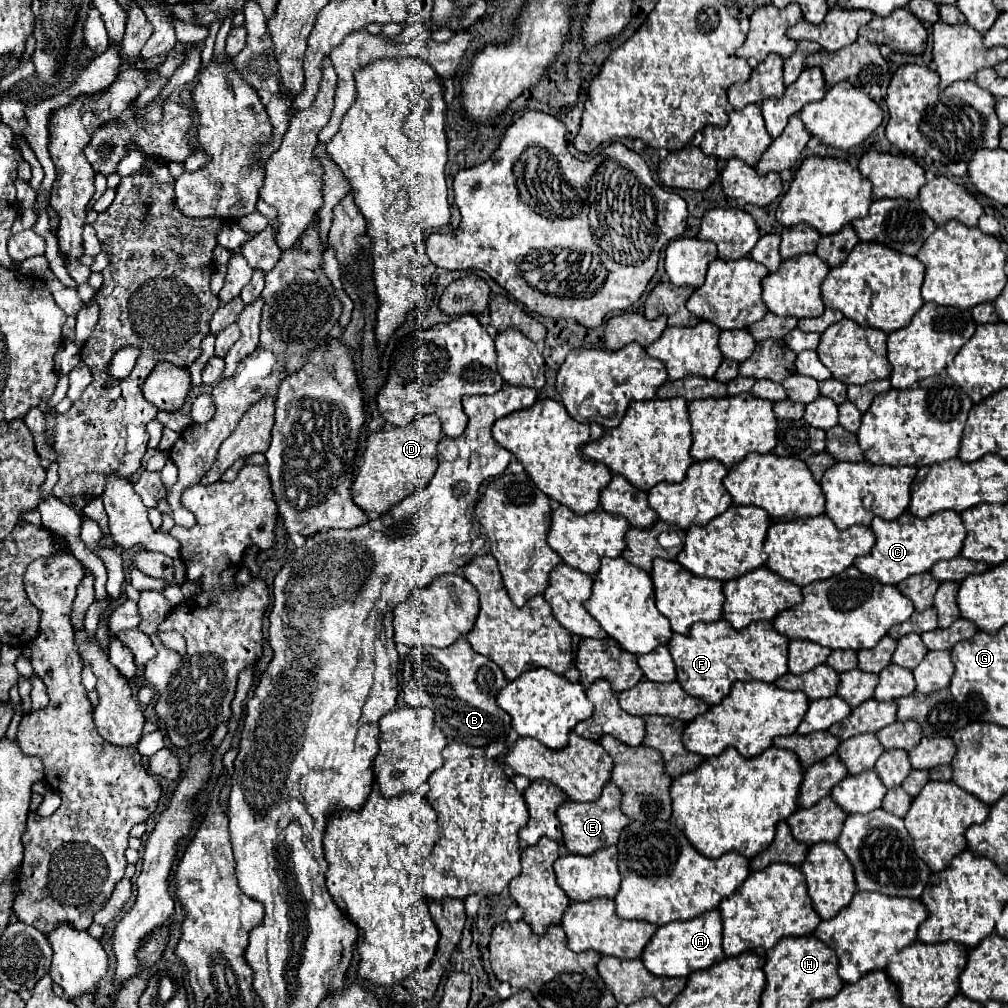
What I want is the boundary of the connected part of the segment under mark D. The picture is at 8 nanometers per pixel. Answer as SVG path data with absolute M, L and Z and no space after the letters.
M420 415L408 427L392 427L390 431L370 433L362 457L364 463L360 465L352 485L352 499L356 505L366 513L384 515L404 497L426 487L438 467L436 445L440 439L442 427L436 415Z

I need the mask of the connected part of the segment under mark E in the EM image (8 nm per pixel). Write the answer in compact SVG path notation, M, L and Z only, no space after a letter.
M610 781L604 787L602 797L598 801L594 801L594 803L566 801L564 805L560 805L556 815L558 815L558 821L560 821L560 829L564 833L566 849L570 853L578 853L578 855L592 855L598 849L616 845L622 829L630 823L630 819L620 809L620 801L622 801L622 791Z

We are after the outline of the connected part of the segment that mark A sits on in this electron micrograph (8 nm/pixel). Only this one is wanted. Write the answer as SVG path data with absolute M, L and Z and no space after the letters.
M708 911L688 921L668 923L658 927L656 935L650 939L642 953L642 961L652 975L658 977L688 977L694 971L708 969L724 959L722 951L722 917L720 911Z

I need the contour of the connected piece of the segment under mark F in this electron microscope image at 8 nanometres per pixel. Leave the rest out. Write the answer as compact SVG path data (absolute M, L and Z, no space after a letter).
M724 619L716 623L696 623L690 627L688 635L674 635L668 649L678 669L676 681L688 695L698 697L708 705L720 703L730 693L734 681L756 679L774 683L788 673L788 637L778 633L770 621L752 623L742 631L732 629Z

